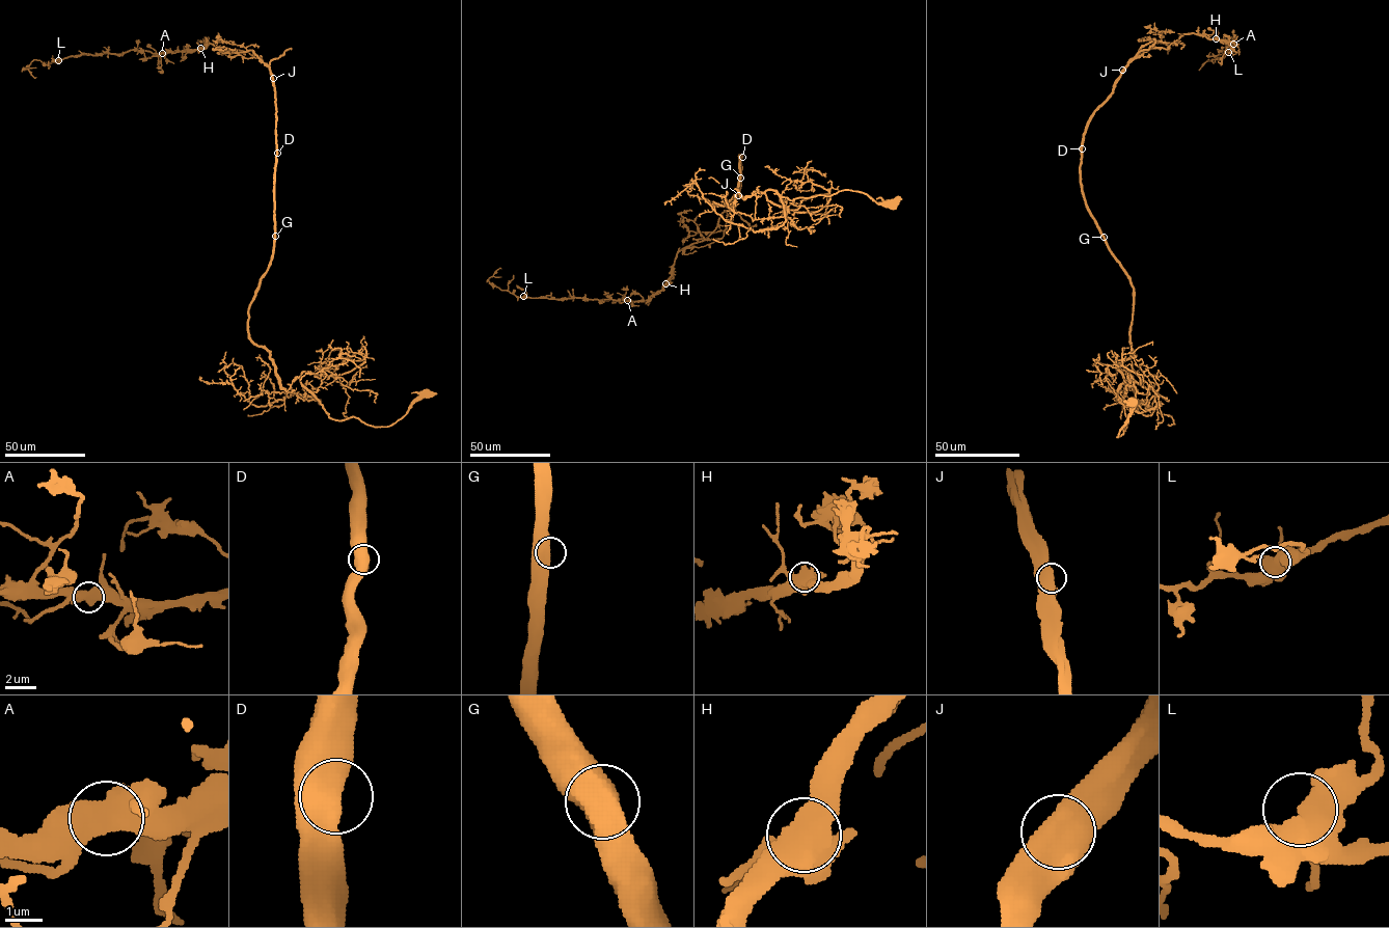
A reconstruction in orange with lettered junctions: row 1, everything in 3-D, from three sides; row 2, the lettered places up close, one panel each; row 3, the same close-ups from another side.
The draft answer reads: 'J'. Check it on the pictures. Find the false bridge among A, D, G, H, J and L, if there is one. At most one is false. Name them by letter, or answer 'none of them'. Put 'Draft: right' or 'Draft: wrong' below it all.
J
Draft: right

